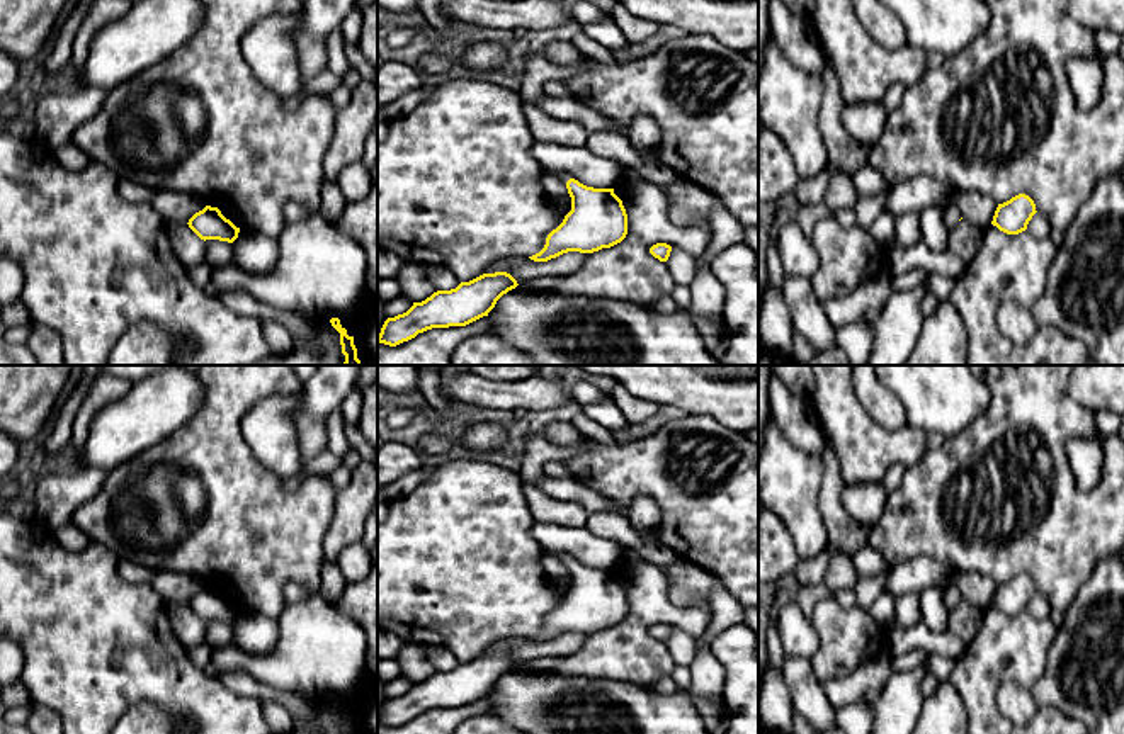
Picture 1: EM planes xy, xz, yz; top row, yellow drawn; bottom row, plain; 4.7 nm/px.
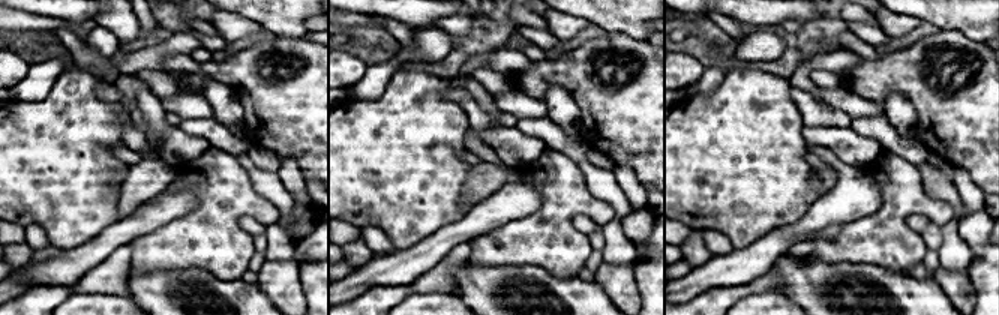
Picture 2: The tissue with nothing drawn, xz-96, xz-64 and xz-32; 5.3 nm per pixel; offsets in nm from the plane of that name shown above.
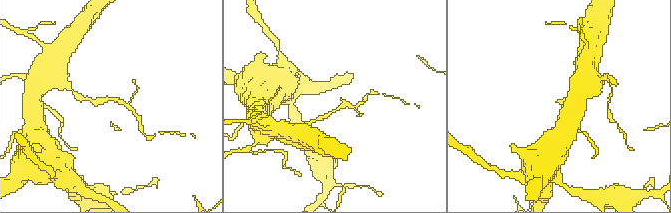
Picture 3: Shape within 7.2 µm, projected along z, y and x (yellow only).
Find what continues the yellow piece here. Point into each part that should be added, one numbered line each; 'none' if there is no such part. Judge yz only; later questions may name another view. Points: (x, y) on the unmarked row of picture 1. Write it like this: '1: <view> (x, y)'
none

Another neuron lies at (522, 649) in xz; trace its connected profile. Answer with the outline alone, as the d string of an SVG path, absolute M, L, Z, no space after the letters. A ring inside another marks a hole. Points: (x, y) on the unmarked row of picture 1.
M568 632L548 642L534 642L525 637L500 639L483 654L507 652L517 664L542 659L546 656L568 656L576 652L587 641L588 634Z

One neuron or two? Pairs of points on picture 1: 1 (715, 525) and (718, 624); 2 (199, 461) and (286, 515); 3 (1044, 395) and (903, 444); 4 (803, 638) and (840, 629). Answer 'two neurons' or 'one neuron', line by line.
1: two neurons
2: one neuron
3: two neurons
4: two neurons

